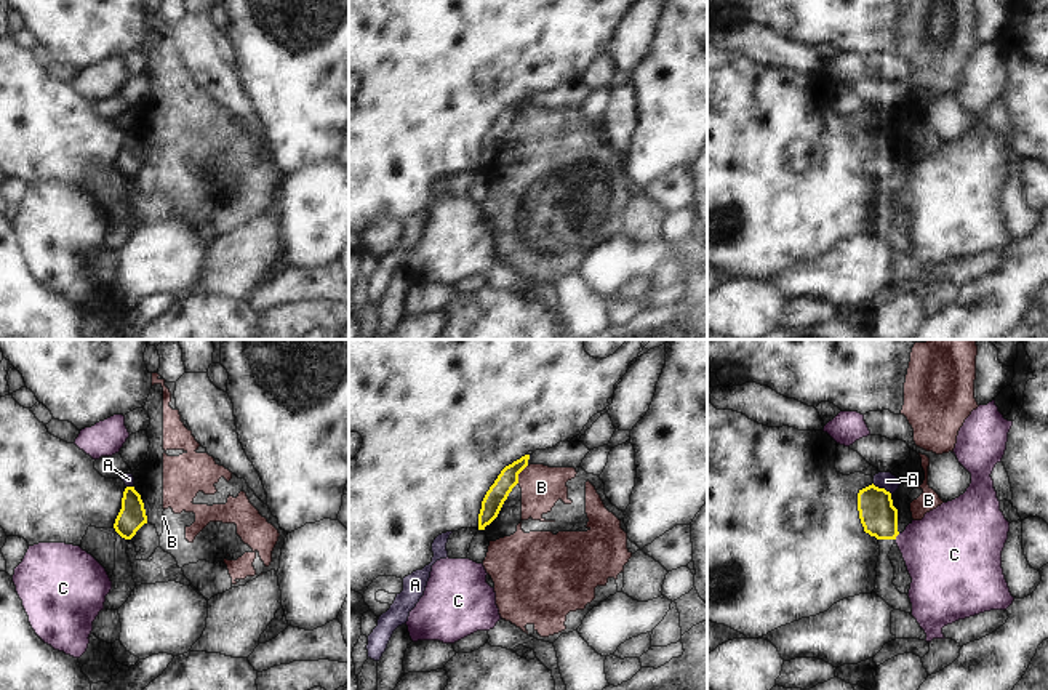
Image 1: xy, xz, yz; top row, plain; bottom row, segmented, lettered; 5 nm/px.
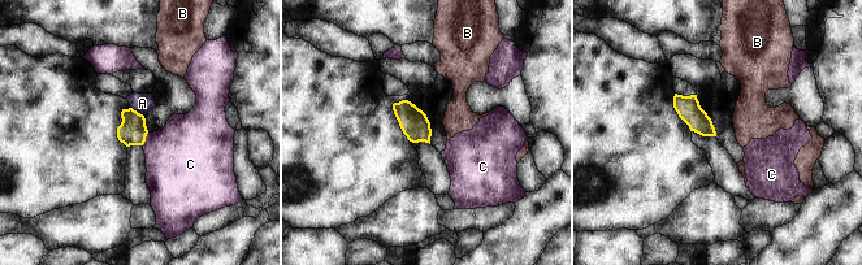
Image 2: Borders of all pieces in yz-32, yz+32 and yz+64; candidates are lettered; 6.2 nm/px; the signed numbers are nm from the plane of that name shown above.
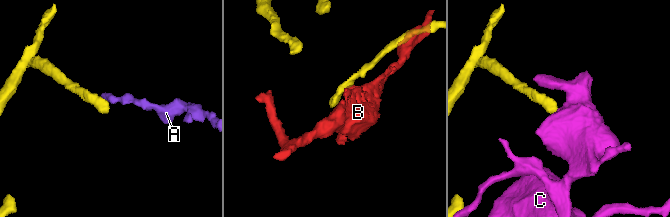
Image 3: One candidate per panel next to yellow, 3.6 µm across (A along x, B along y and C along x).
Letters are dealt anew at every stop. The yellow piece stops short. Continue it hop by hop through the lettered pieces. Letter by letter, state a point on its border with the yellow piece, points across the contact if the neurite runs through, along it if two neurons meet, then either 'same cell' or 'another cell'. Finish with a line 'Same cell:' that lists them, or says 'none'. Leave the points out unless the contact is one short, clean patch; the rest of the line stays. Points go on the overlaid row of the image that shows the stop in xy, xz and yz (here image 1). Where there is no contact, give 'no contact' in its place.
A: yz (882, 489) | along yz (872, 484), (892, 493) | another cell
B: xz (519, 473) | along xz (527, 465), (519, 474), (517, 482) | another cell
C: yz (896, 535) | another cell
Same cell: none

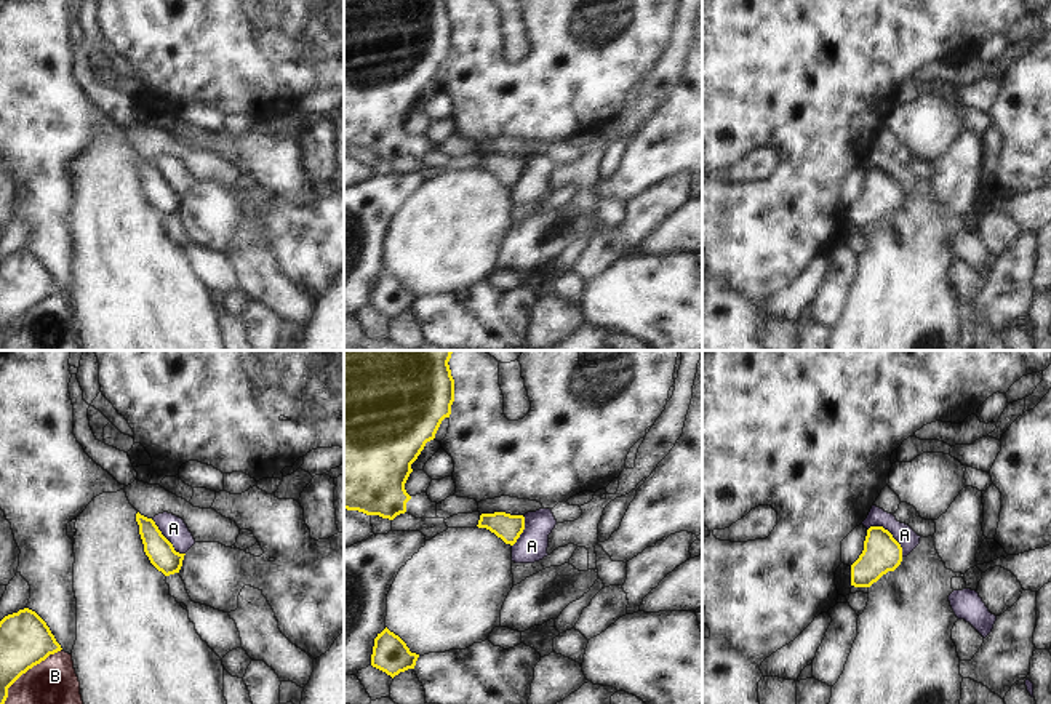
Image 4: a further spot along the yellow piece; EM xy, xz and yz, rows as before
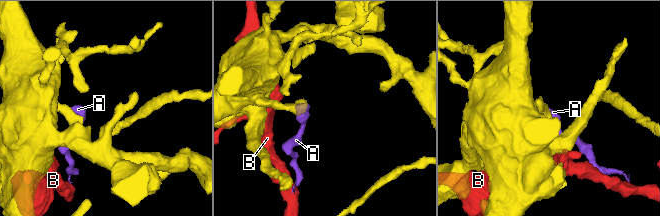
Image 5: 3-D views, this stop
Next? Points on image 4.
A: yz (890, 533) | along yz (867, 528), (883, 527), (899, 544), (903, 556) | another cell
B: xy (27, 669) | another cell
Same cell: none

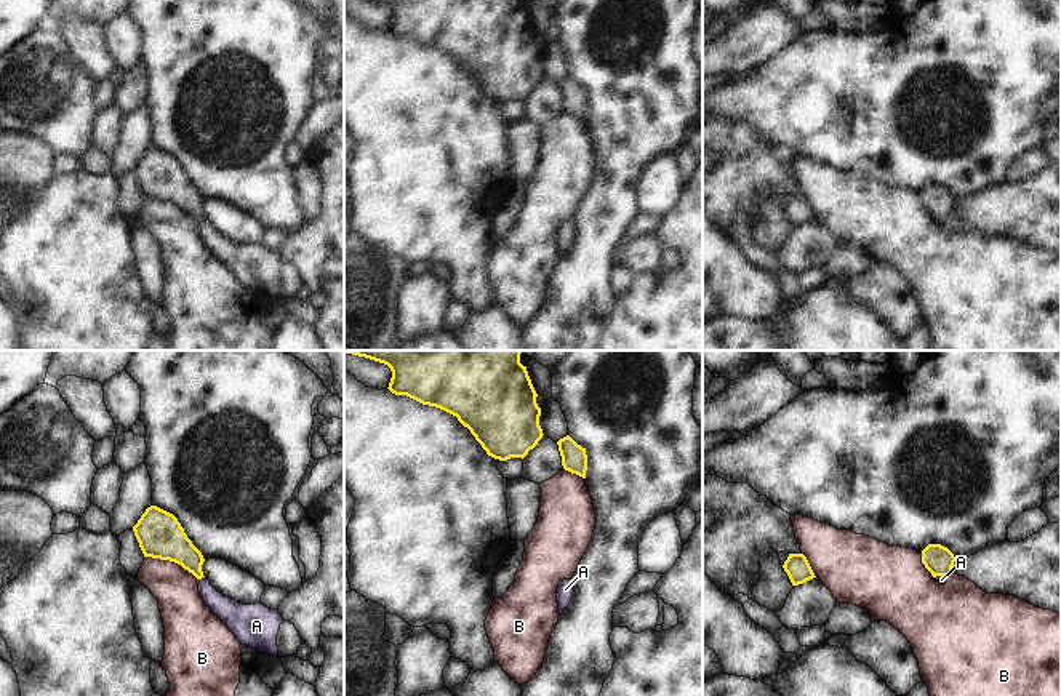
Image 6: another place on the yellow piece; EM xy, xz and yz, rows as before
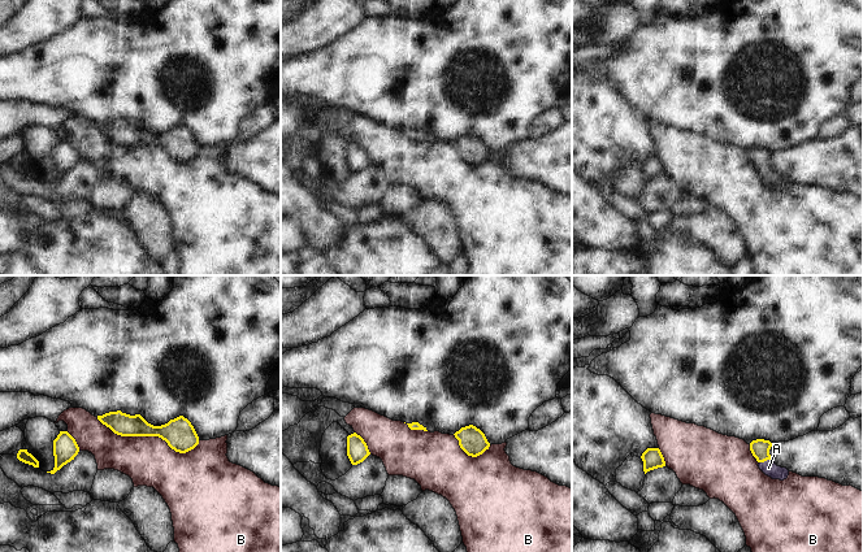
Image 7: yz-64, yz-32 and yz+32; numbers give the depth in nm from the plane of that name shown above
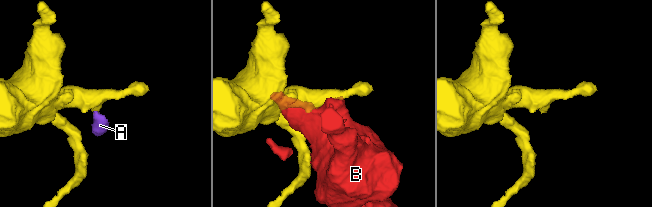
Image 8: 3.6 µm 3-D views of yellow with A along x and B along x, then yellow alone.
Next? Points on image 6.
A: xy (200, 578) | across xy (167, 541), (196, 568), (200, 578), (205, 589), (234, 615) | same cell
B: xy (172, 560) | another cell
Same cell: A

